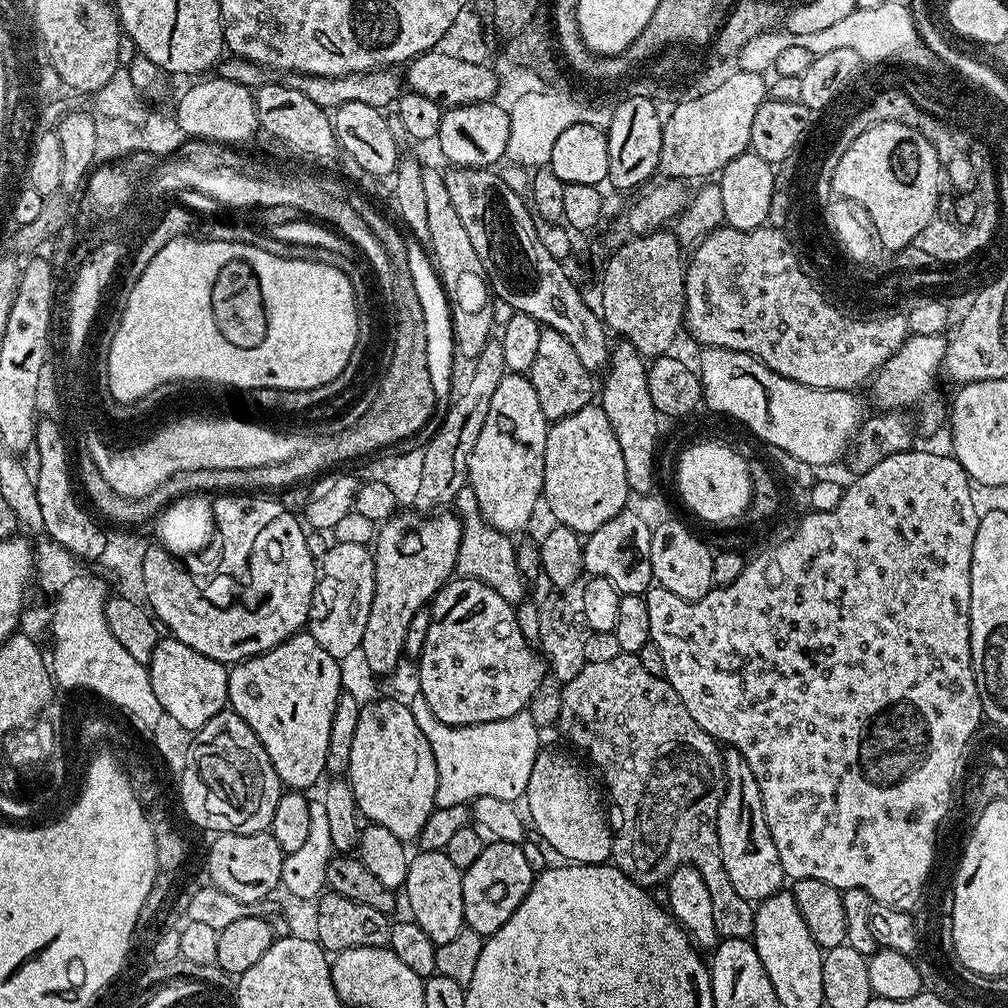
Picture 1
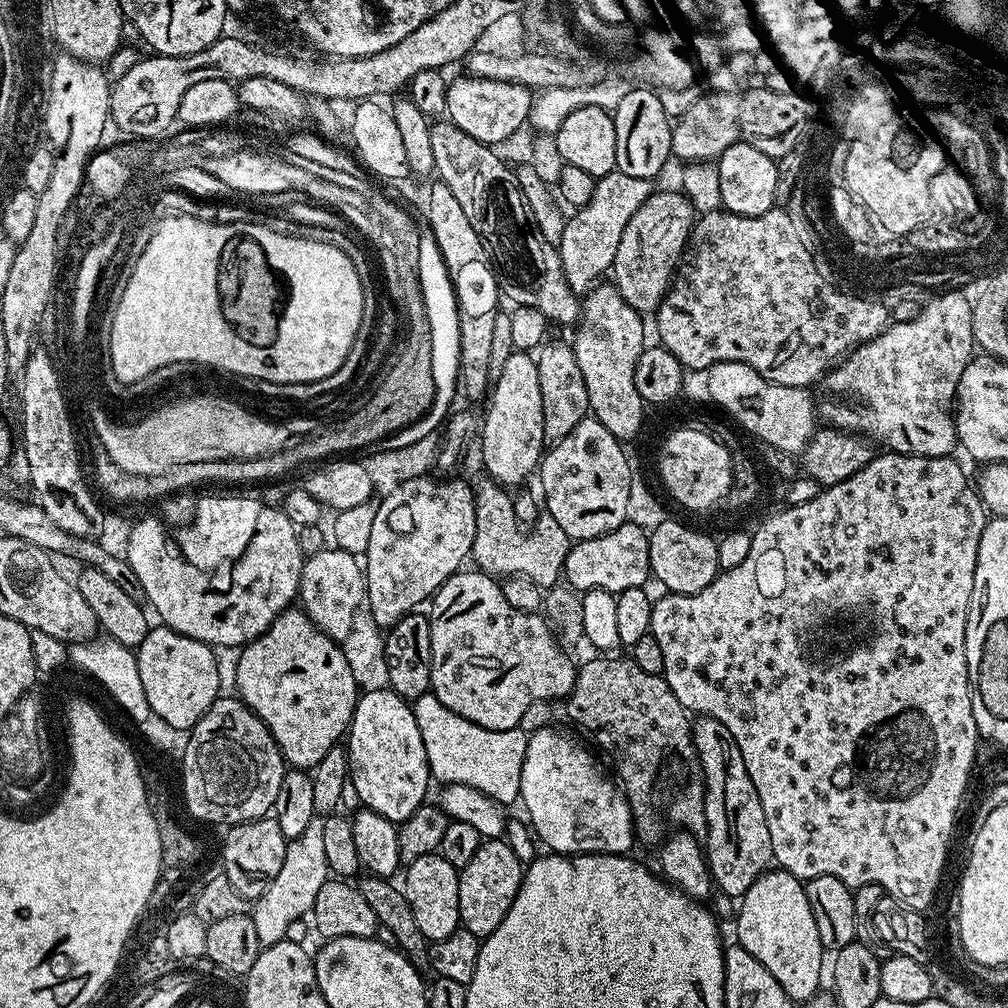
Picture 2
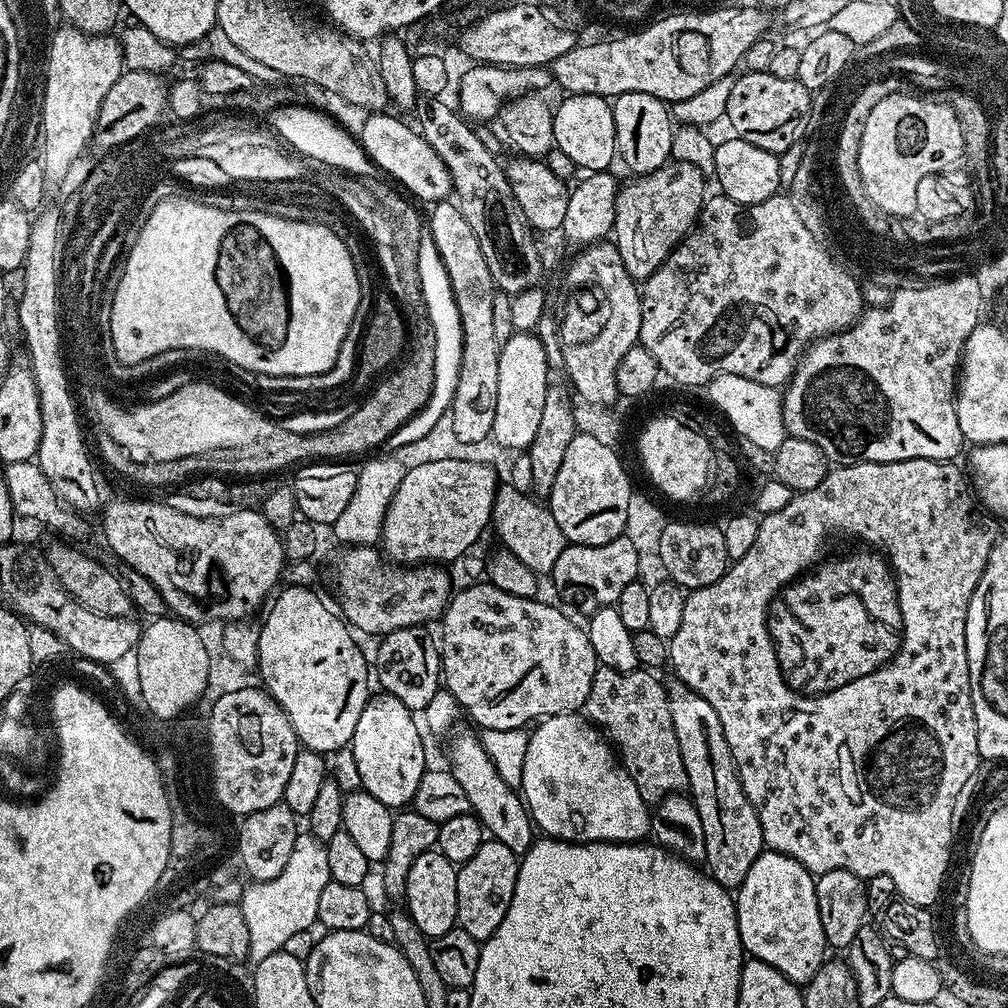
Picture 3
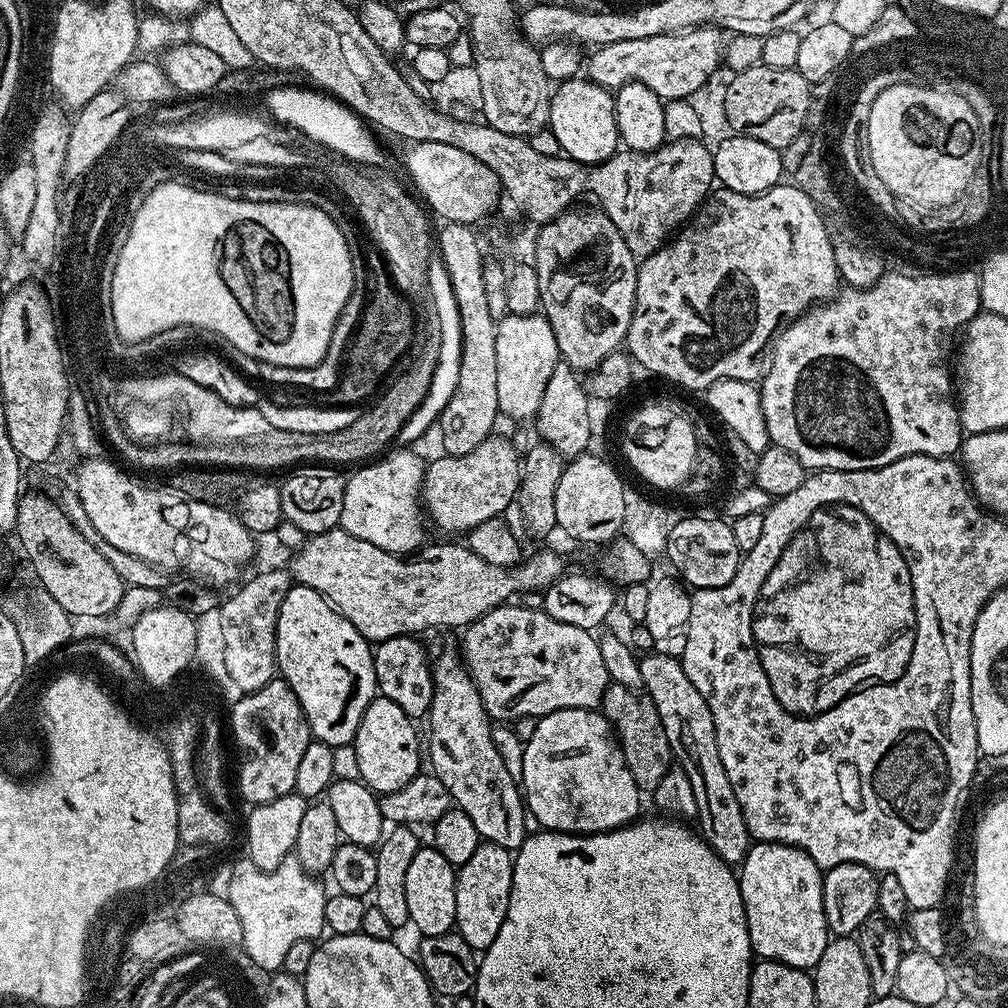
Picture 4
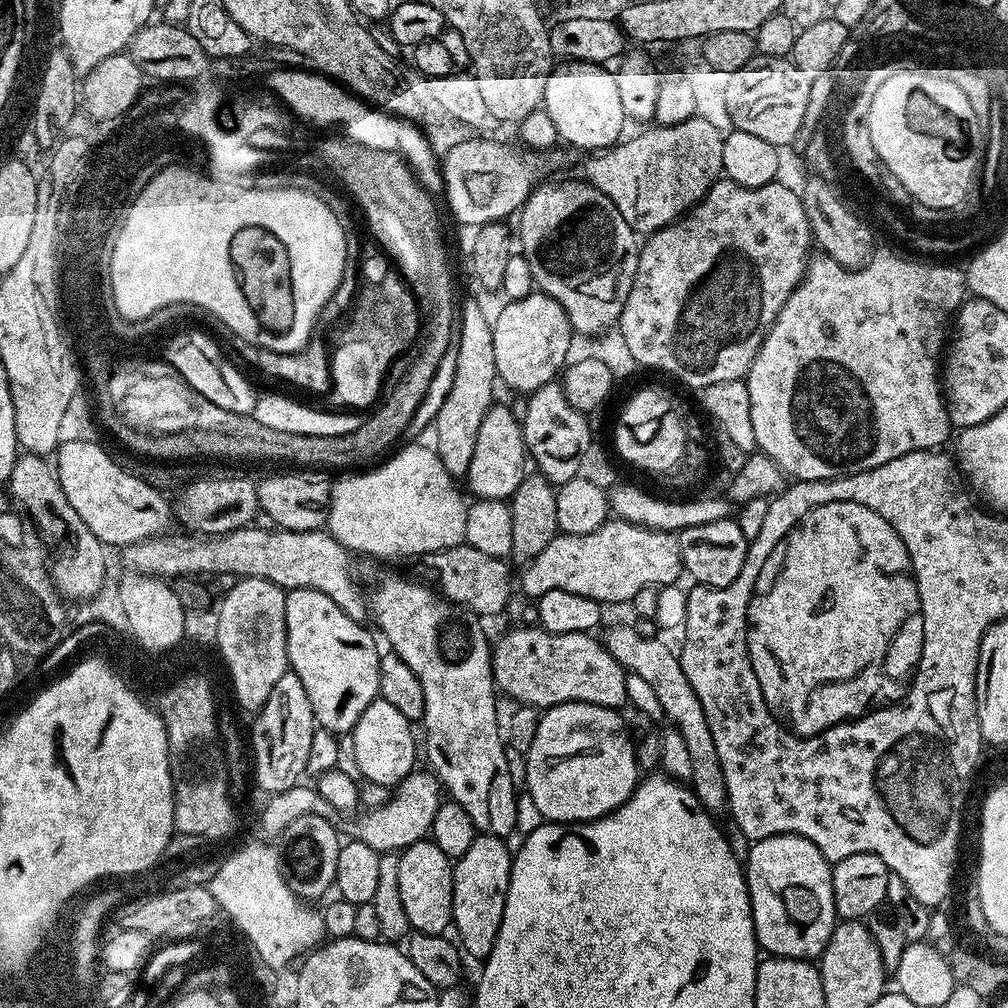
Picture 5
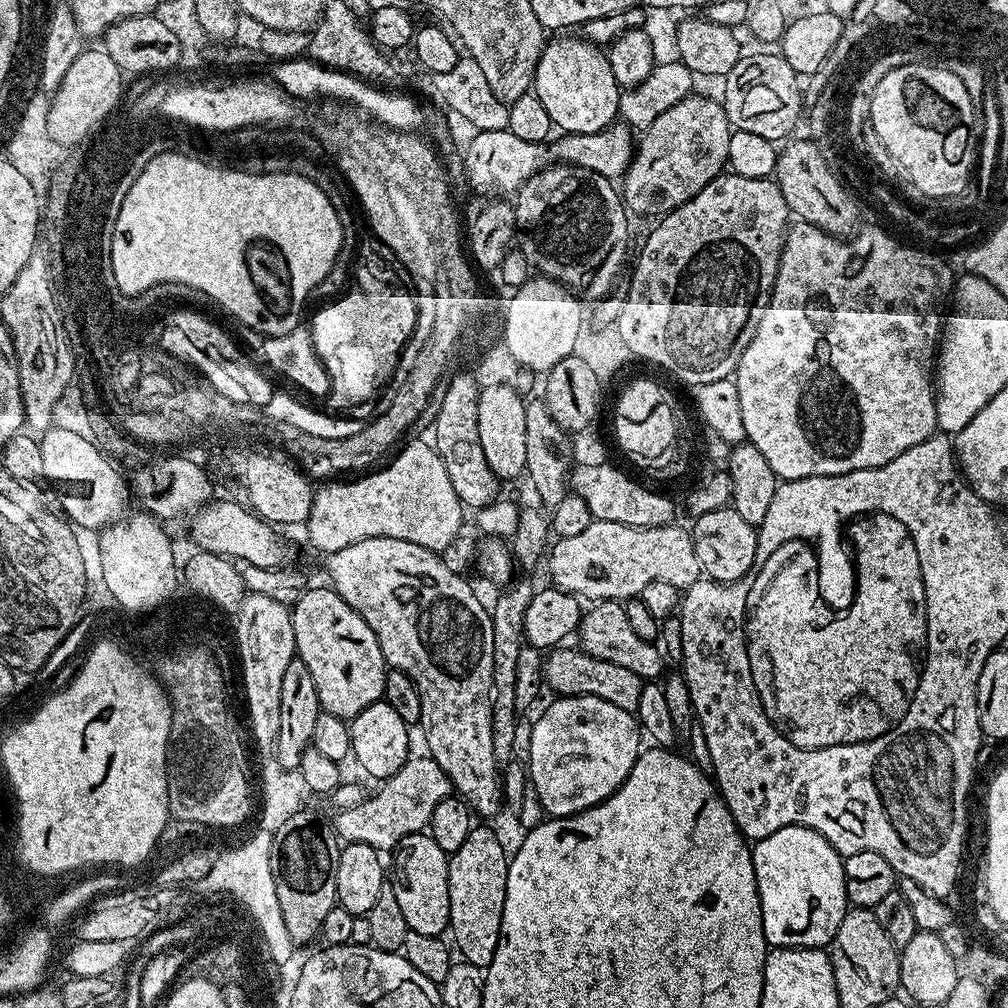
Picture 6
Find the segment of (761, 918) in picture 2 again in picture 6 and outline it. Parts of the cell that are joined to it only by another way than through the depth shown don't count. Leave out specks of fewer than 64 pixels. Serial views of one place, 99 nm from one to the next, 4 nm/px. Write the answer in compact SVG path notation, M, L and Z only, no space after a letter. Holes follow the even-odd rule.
M797 824L794 826L786 826L782 830L774 830L774 834L755 841L751 845L751 849L756 885L758 886L758 898L760 899L760 909L762 910L762 930L769 945L772 948L824 948L825 946L831 945L832 939L838 934L838 926L842 926L842 918L850 907L848 895L846 894L844 861L840 853L834 850L834 846L830 846L830 842L826 842L826 838L822 838L822 834L818 834L806 826L798 826Z

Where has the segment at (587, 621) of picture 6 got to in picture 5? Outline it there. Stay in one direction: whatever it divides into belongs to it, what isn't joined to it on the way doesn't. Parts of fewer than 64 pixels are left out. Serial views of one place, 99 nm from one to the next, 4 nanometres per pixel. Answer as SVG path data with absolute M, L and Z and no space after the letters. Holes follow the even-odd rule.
M631 623L616 624L605 636L602 636L604 647L622 665L625 673L633 672L638 674L638 678L650 682L654 694L658 694L658 702L662 702L665 717L670 721L671 727L677 728L682 734L683 740L686 741L686 751L690 753L690 759L694 761L694 774L690 781L690 787L695 792L696 797L699 798L701 806L716 814L719 813L719 808L723 809L727 805L728 795L726 794L726 782L722 778L722 766L718 762L718 750L714 750L714 734L710 734L710 726L706 722L702 702L698 702L698 694L694 694L694 690L682 670L679 655L670 645L663 644L662 640L660 638L641 638L638 635L638 630Z

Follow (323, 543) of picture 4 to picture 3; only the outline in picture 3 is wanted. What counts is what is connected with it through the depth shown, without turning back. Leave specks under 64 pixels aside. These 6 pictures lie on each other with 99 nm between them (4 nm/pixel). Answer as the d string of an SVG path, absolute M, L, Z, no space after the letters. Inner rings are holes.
M348 546L343 551L332 564L332 580L336 583L339 611L357 633L383 638L394 630L424 626L429 623L427 620L436 622L443 617L450 599L448 576L443 567L434 564L401 566L386 562L372 546Z

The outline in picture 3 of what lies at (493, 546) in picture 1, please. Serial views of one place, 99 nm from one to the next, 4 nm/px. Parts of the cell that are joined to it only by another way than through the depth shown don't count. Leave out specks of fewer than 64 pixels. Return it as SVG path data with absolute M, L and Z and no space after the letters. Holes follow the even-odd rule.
M501 483L497 487L490 528L496 531L497 538L501 540L499 543L530 570L537 574L550 574L554 570L554 562L558 562L558 554L562 554L566 547L566 541L558 522L554 522L552 511L539 499L525 492L519 492L512 484Z

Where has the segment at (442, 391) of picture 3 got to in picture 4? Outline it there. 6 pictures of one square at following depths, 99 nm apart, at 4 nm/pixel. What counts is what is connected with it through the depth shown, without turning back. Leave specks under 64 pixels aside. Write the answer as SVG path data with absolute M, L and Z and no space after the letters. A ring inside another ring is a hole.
M438 254L429 257L426 267L428 269L427 289L429 297L432 296L436 318L438 320L438 341L442 344L439 354L437 369L434 370L433 381L430 382L430 390L423 399L423 406L416 410L411 418L404 423L399 431L396 442L399 447L410 446L414 439L424 434L426 430L439 421L440 412L450 402L458 386L459 371L461 370L461 319L458 313L458 304L455 301L453 286L445 264Z

